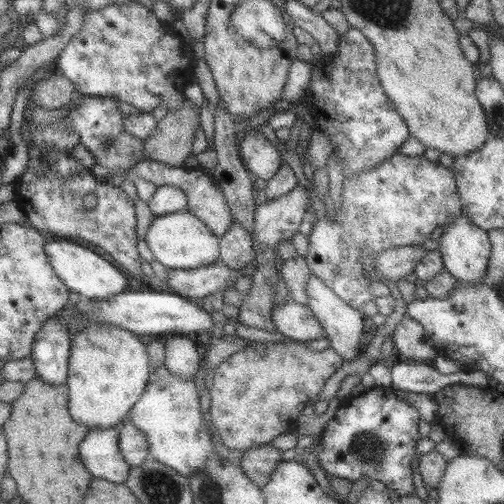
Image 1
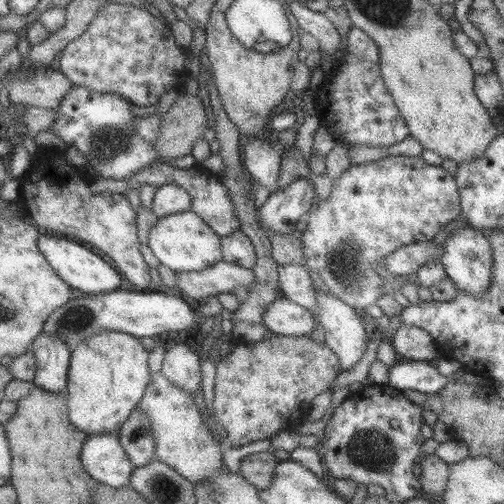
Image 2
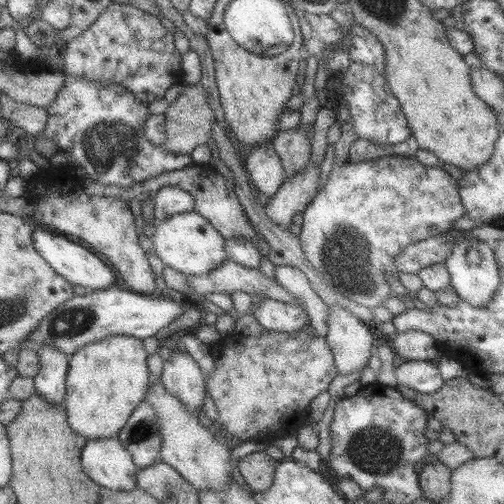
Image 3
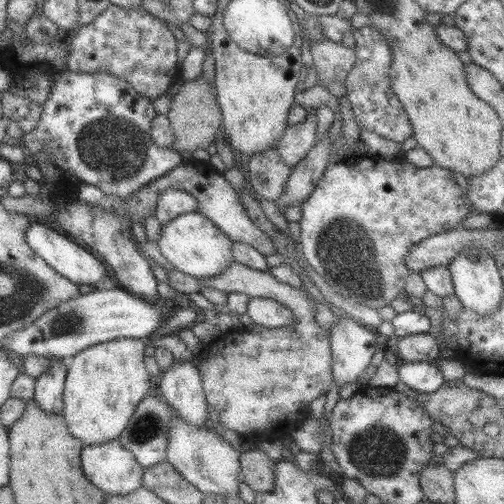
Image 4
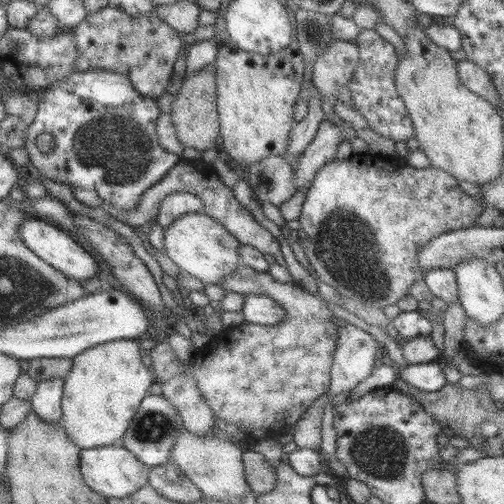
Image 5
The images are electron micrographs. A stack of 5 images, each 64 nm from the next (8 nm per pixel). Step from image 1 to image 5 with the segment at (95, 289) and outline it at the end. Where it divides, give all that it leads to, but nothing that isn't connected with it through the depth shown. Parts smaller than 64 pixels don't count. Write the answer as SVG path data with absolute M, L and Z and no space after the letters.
M29 216L29 218L21 224L21 228L19 228L19 236L21 236L21 240L25 242L25 246L27 246L33 254L37 254L41 260L45 260L45 264L49 264L49 268L57 270L57 272L63 274L65 278L71 278L71 280L77 280L77 282L85 282L85 280L93 280L95 276L101 274L95 258L93 258L89 252L85 252L67 232L49 226L49 224L45 224L45 222L41 222L39 218L31 218L31 216Z

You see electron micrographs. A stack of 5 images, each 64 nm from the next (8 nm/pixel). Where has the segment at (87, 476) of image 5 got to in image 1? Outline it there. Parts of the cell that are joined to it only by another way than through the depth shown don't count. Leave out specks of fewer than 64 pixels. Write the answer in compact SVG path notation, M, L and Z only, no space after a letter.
M119 426L89 428L79 444L79 458L91 476L115 484L123 484L131 468L119 452Z

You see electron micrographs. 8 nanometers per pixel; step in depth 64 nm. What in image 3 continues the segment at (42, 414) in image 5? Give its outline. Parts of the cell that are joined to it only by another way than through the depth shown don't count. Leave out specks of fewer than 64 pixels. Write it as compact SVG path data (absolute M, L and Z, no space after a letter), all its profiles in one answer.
M41 346L39 356L39 374L33 376L35 392L49 404L59 404L65 400L65 380L69 370L69 356L51 346Z

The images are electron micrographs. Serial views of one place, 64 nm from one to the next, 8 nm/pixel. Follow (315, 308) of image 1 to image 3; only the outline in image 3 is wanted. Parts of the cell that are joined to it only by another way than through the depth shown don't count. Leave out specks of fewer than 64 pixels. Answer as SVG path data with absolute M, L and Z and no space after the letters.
M327 306L327 348L333 354L339 374L359 370L371 358L379 336L373 328L365 328L359 318L341 306Z

